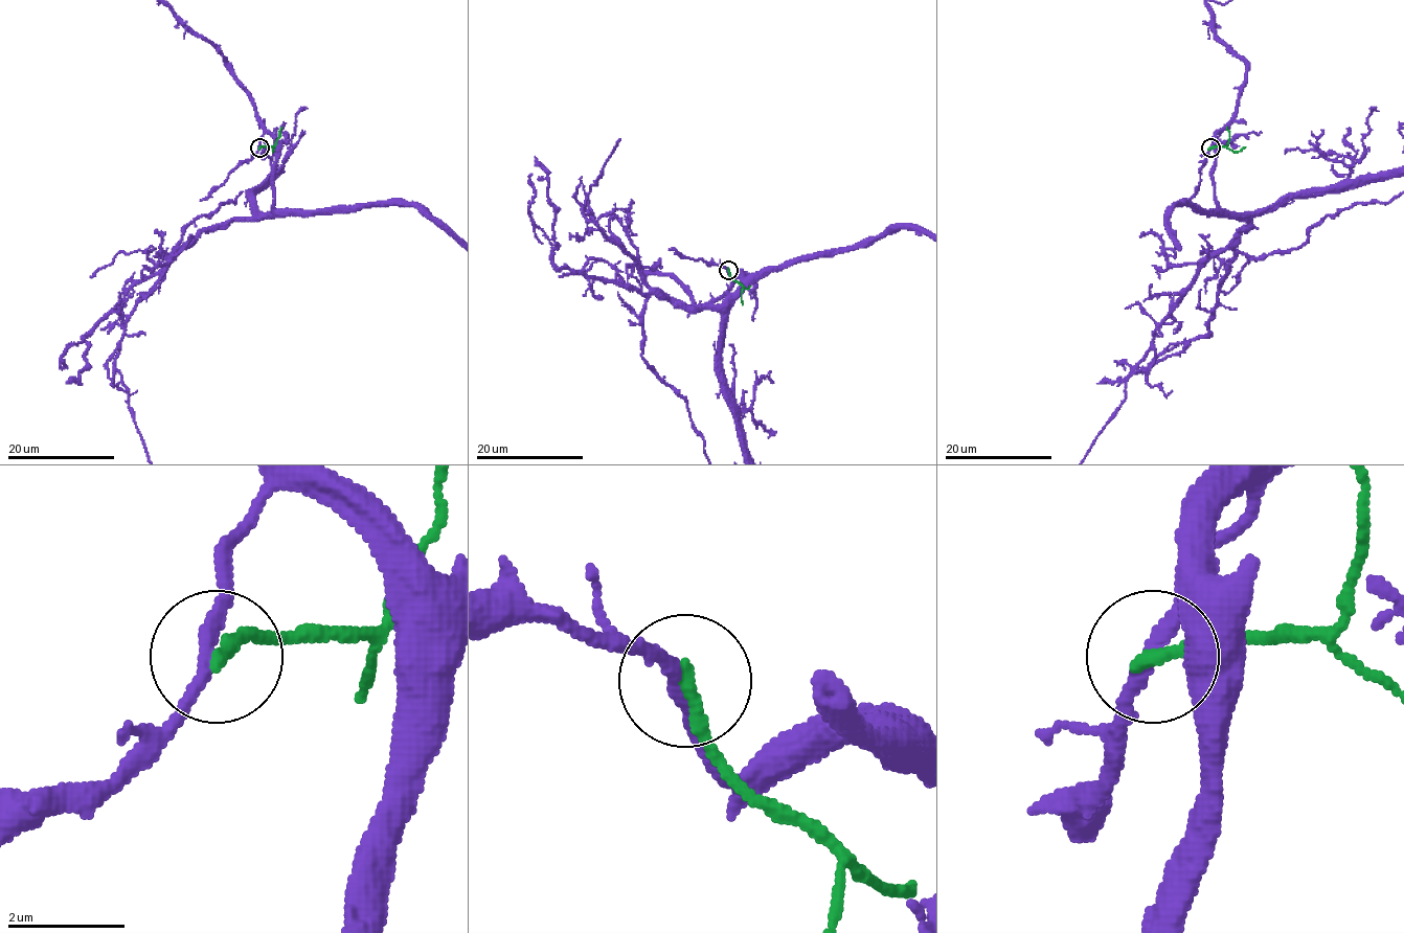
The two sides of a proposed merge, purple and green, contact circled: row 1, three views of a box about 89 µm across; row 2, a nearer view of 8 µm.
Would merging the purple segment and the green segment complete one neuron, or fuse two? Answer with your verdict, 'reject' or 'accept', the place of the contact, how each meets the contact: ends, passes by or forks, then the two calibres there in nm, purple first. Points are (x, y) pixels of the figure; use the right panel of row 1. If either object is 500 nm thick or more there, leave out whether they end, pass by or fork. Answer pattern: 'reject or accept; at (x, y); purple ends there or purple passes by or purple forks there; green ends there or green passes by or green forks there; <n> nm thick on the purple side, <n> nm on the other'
reject; at (1210, 148); purple passes by; green ends there; 240 nm thick on the purple side, 280 nm on the other

